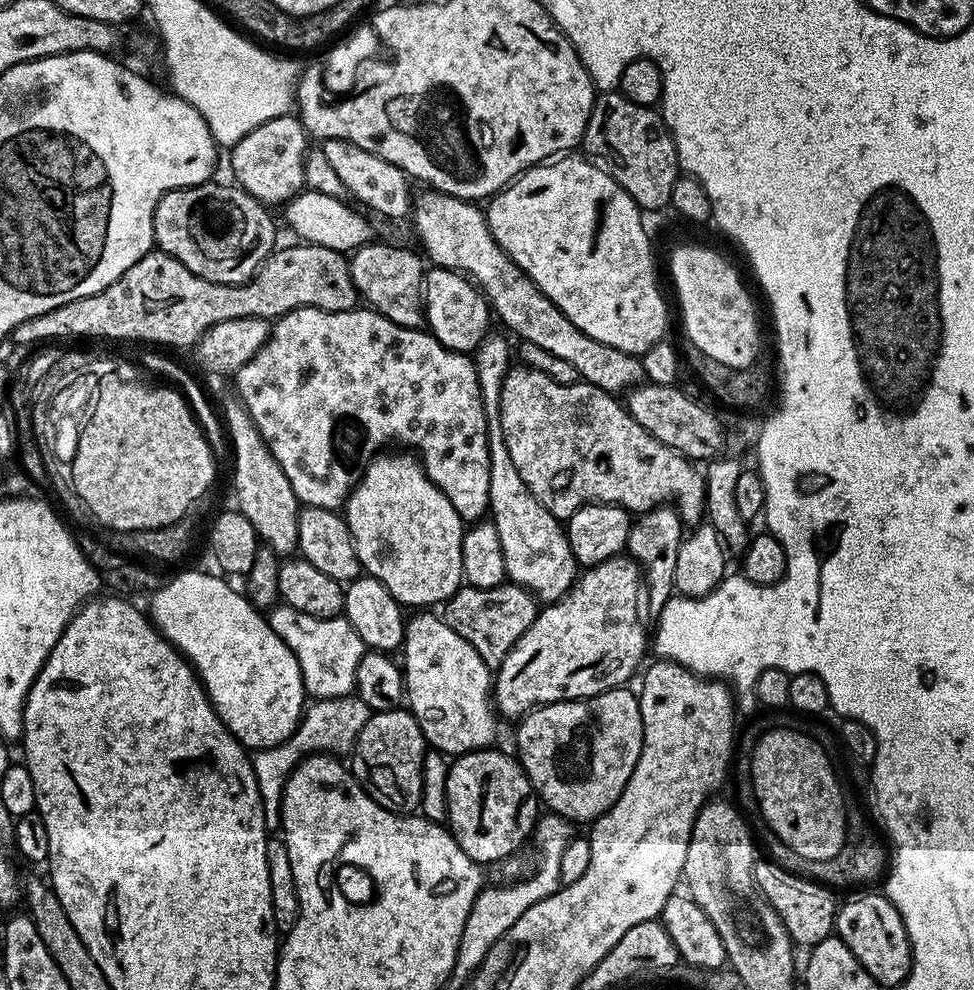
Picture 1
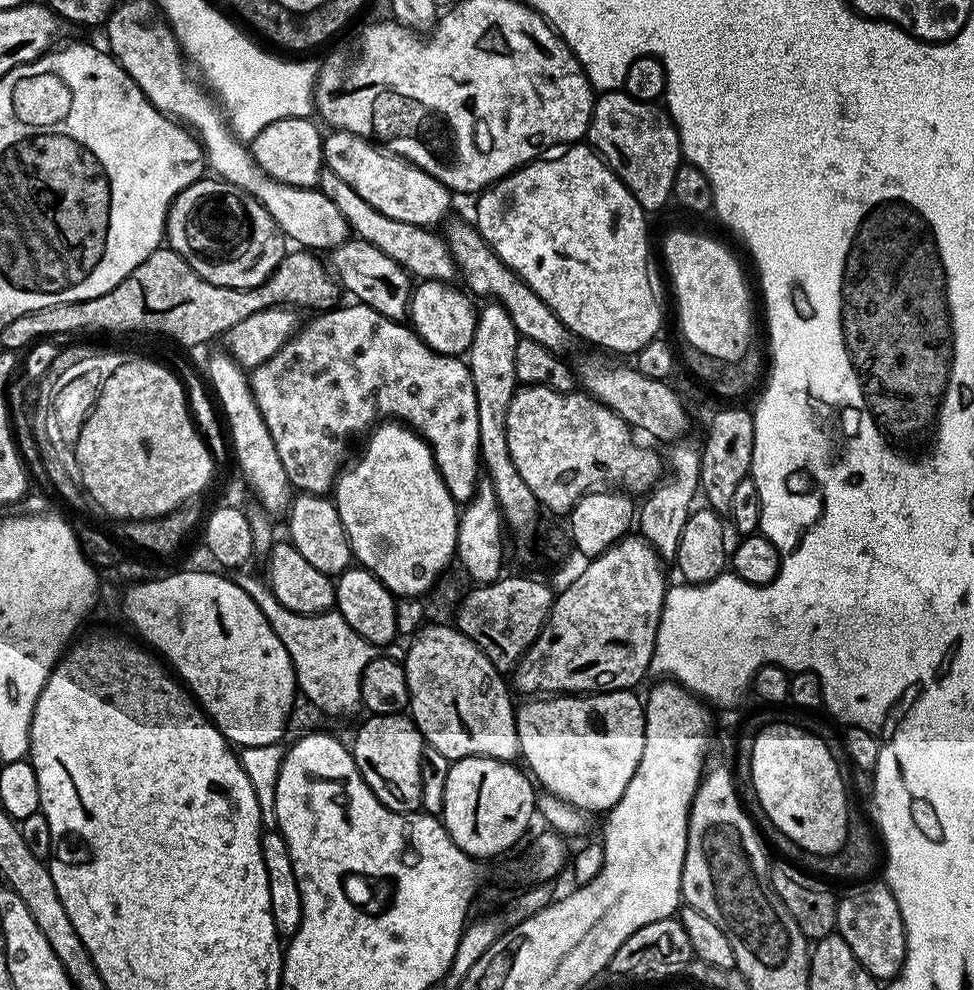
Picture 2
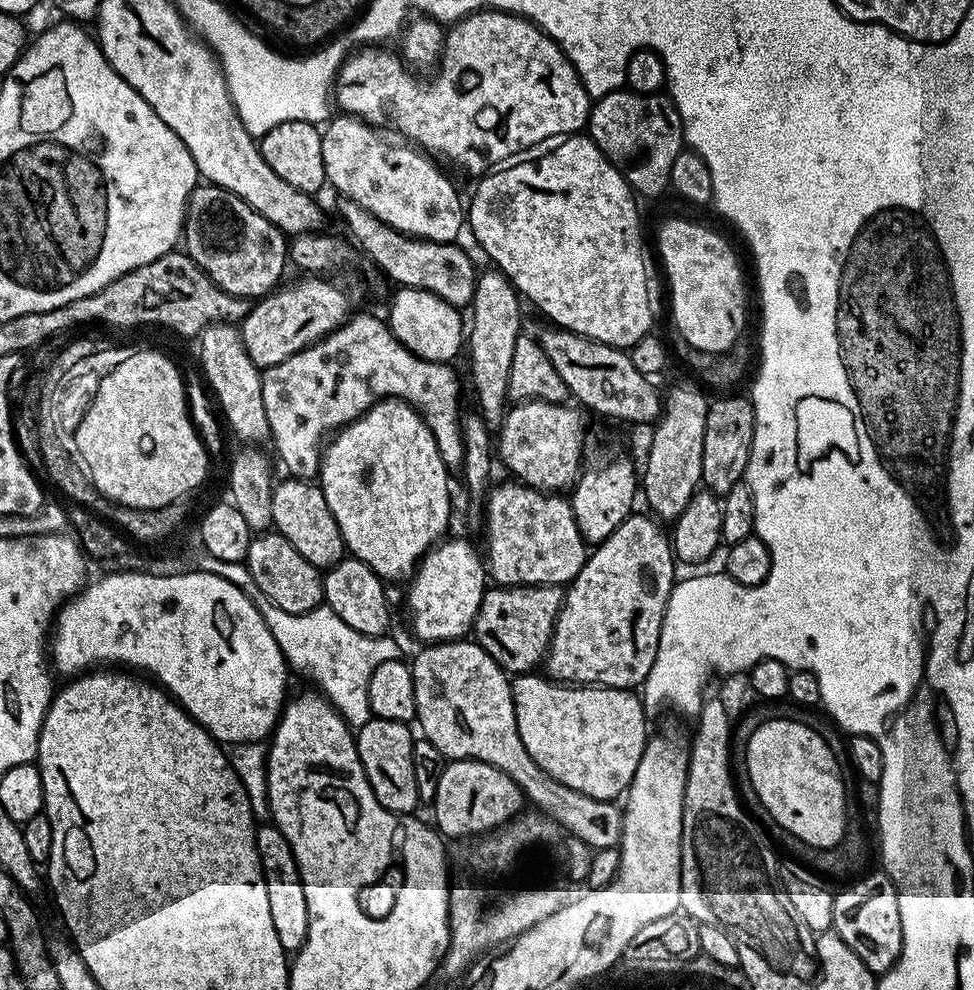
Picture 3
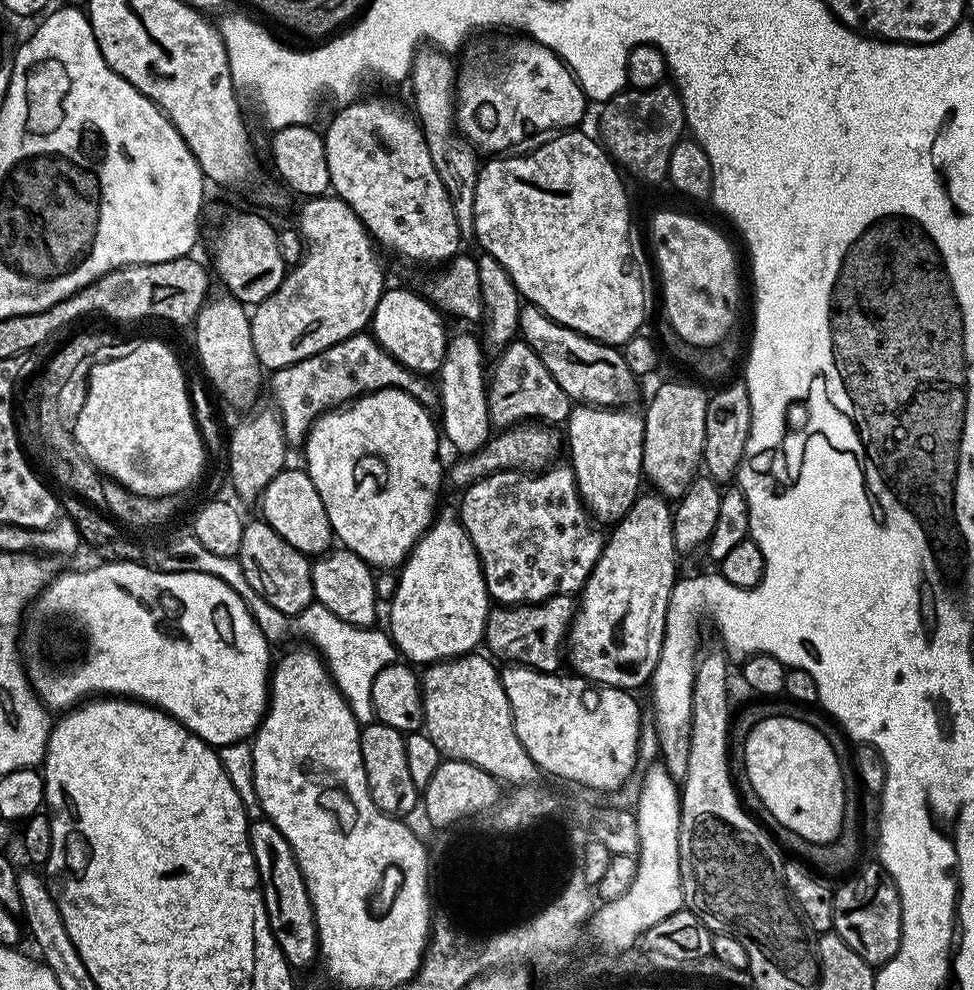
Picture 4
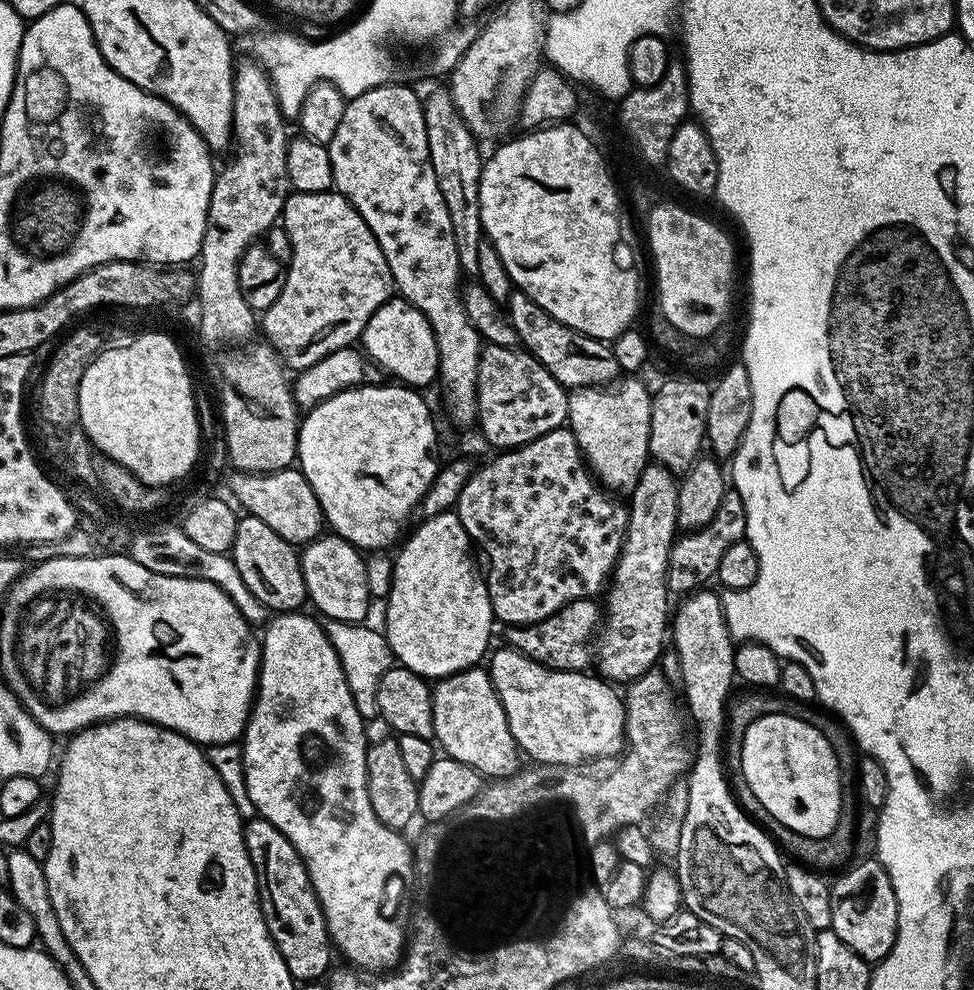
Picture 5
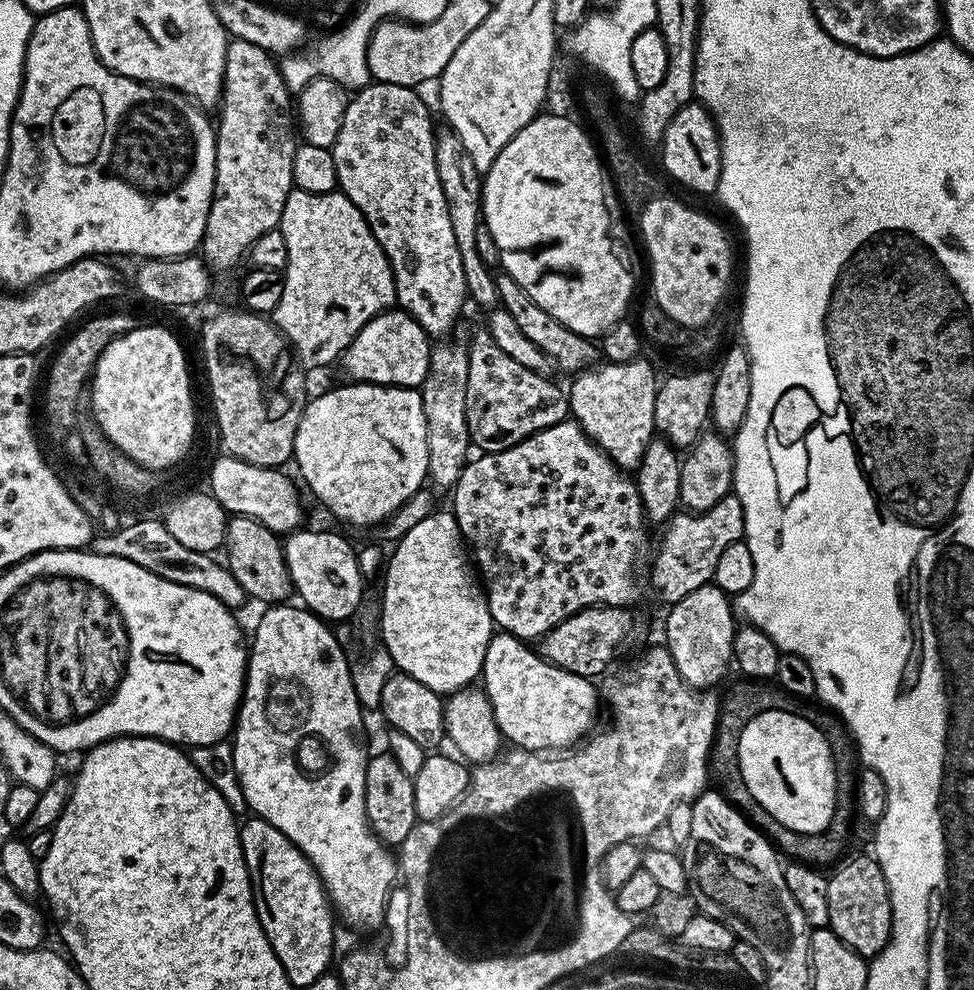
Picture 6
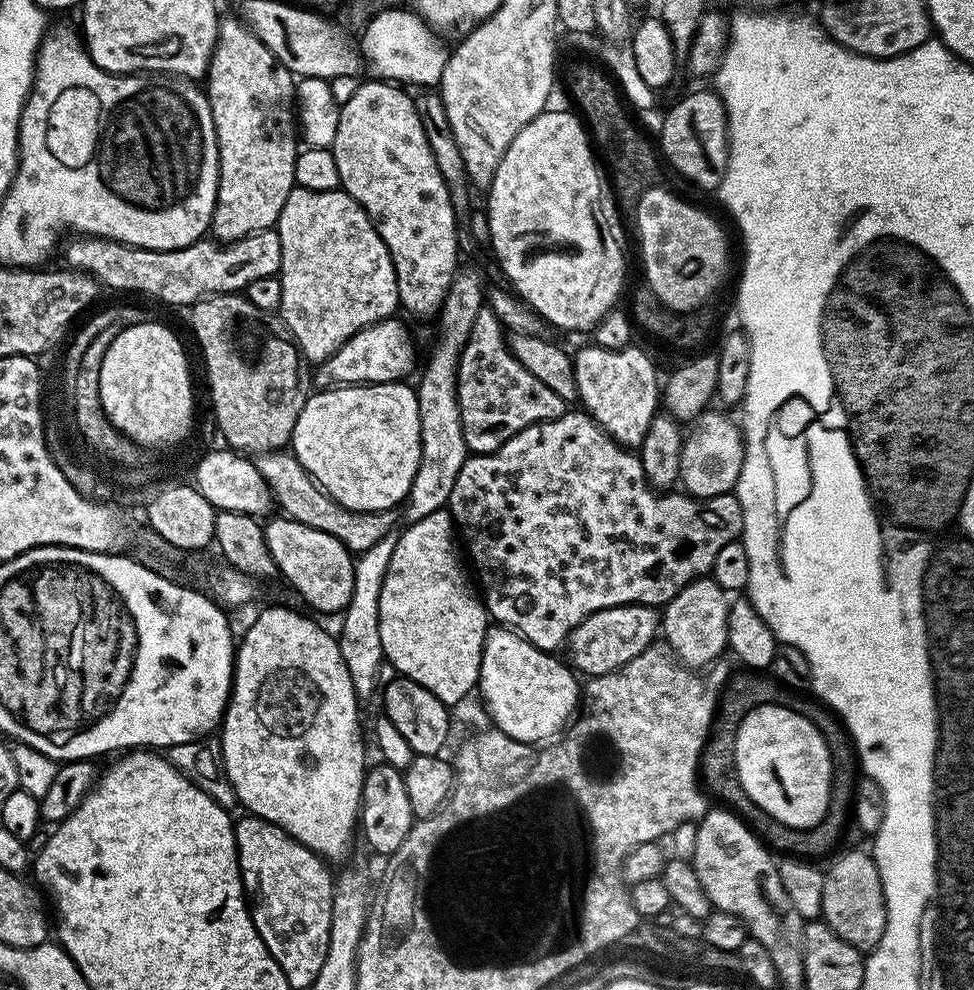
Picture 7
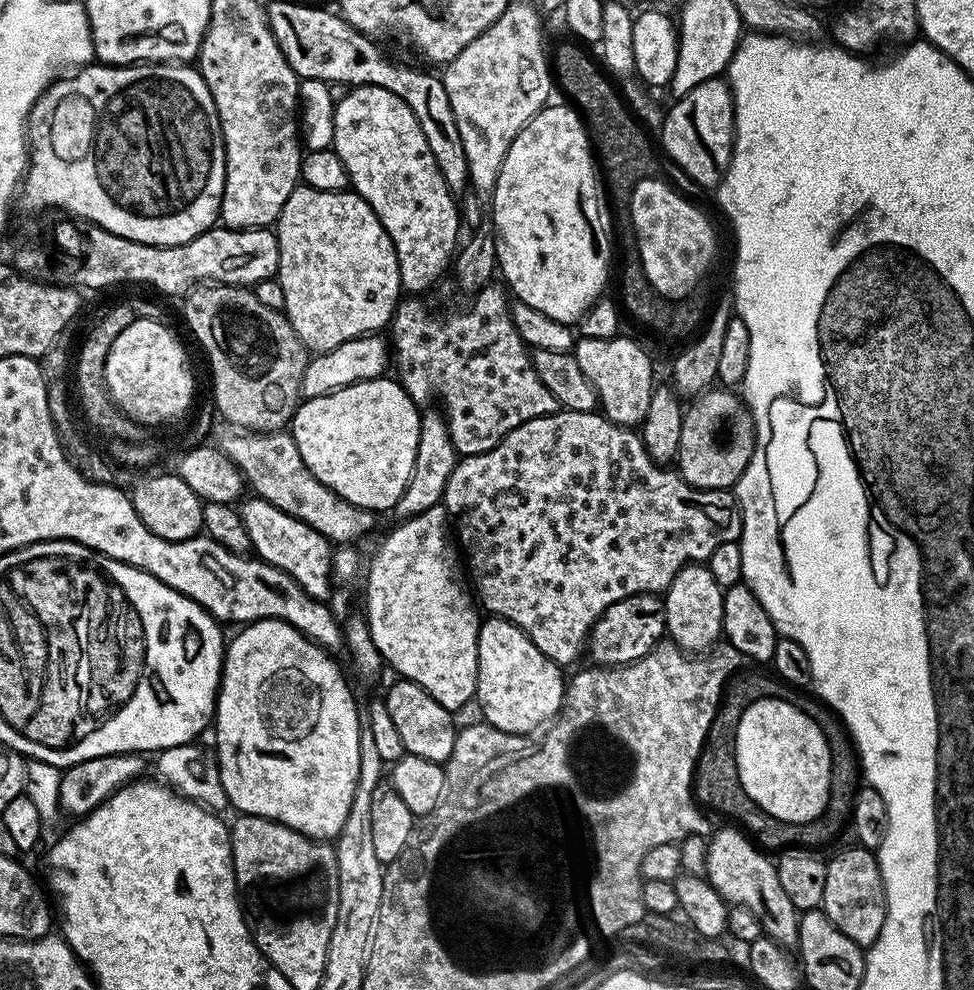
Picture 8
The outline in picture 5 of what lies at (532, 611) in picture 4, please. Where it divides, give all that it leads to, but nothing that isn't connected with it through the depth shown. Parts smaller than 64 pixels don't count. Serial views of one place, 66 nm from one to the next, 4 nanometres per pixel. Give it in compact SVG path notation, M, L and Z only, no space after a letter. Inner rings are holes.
M592 598L570 600L566 606L562 606L560 612L556 612L550 618L542 618L542 622L509 627L507 647L516 648L544 668L563 672L583 672L589 667L587 664L593 663L594 652L590 645L602 624L602 608L596 603Z

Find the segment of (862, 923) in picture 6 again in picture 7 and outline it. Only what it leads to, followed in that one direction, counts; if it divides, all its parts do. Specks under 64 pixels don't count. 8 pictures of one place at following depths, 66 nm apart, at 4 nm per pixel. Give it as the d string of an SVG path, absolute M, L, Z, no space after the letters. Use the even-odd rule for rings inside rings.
M867 851L844 852L824 872L822 886L822 919L842 938L850 942L861 954L867 954L882 942L886 930L886 898L882 878L876 869L876 861Z

